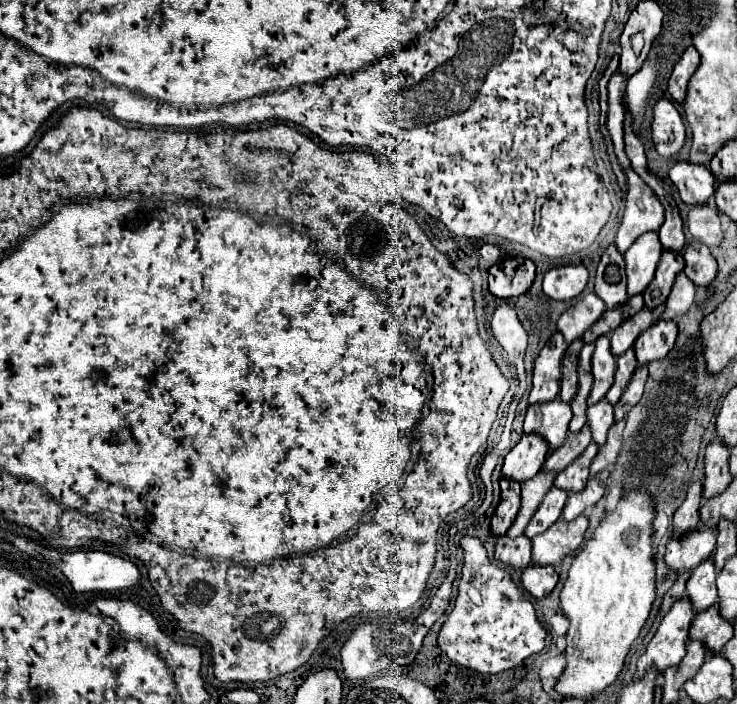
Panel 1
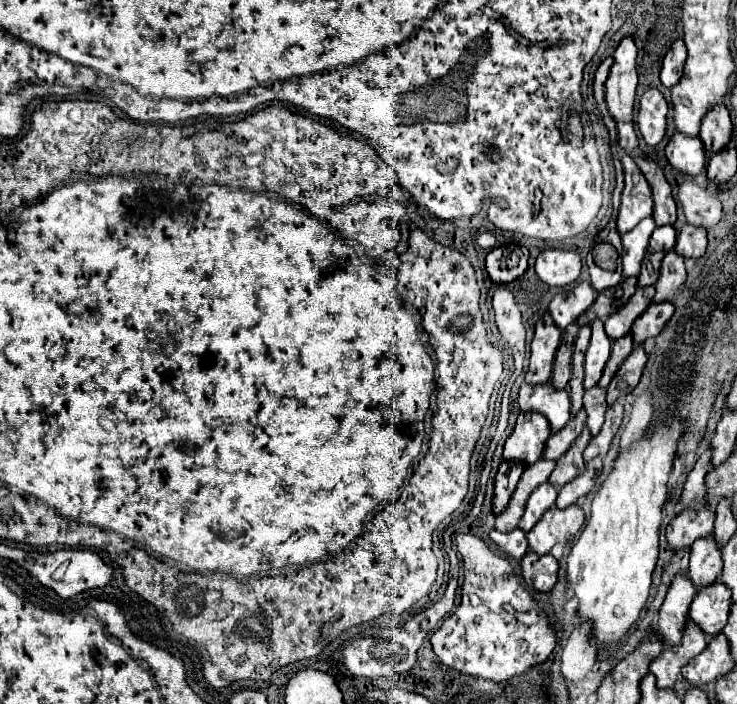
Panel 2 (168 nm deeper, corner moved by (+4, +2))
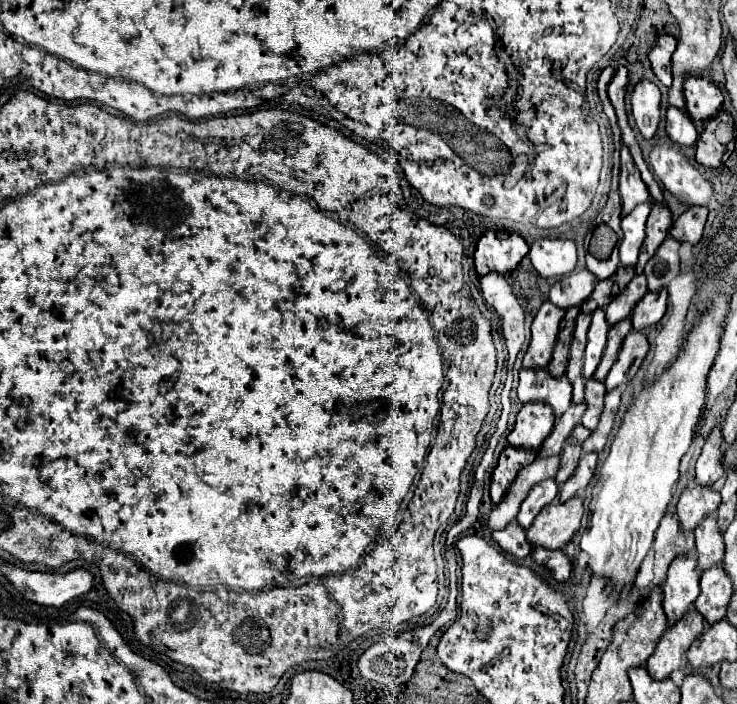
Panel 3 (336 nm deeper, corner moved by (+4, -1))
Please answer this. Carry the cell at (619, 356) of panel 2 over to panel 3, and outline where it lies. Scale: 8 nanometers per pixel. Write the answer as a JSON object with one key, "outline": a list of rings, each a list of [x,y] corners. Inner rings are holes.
{"outline":[[[624,319],[622,323],[618,323],[616,327],[610,327],[610,333],[608,333],[608,347],[604,349],[604,359],[600,361],[600,367],[596,369],[596,381],[604,381],[608,371],[612,369],[612,363],[616,361],[616,355],[620,353],[620,347],[626,339],[626,335],[632,331],[632,323],[630,319]]]}

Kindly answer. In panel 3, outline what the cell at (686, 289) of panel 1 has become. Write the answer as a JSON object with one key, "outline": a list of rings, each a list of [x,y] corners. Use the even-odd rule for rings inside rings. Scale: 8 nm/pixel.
{"outline":[[[668,237],[660,245],[656,255],[648,261],[648,265],[644,269],[644,275],[648,277],[648,289],[652,293],[668,287],[670,281],[680,275],[678,247],[680,247],[680,243],[676,243],[676,239],[672,239],[672,237]]]}

